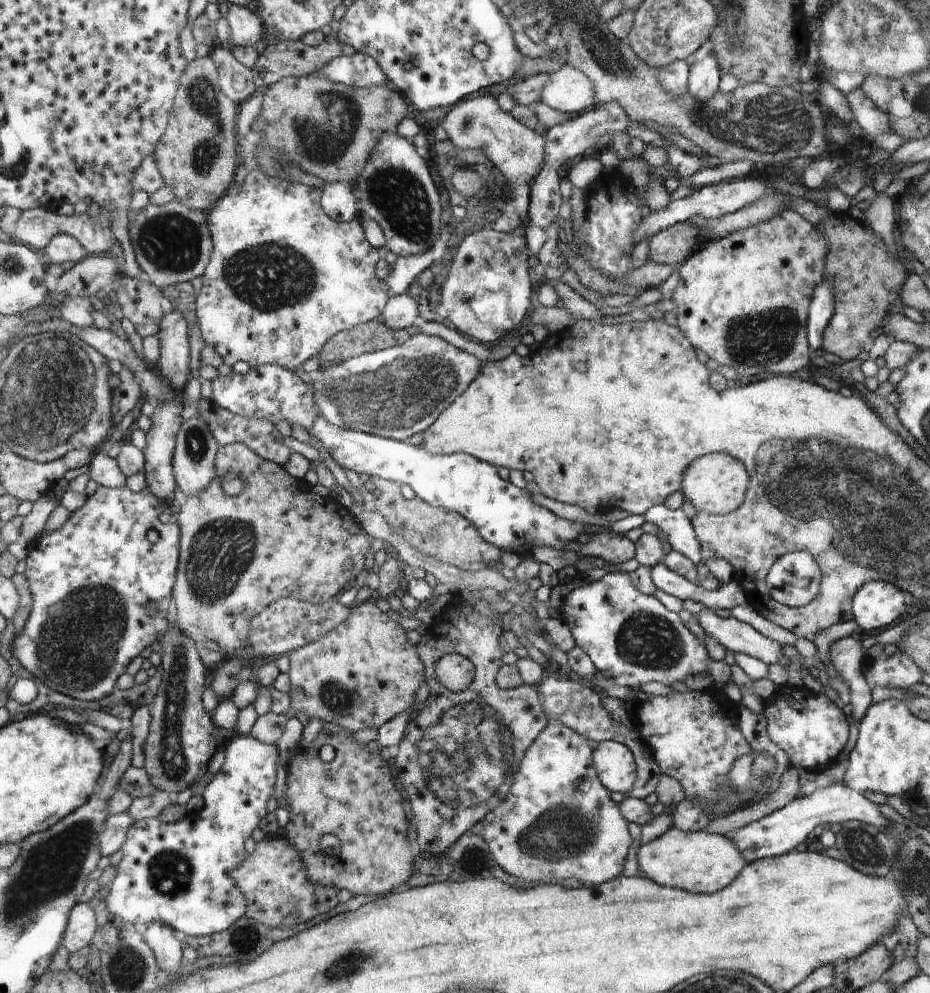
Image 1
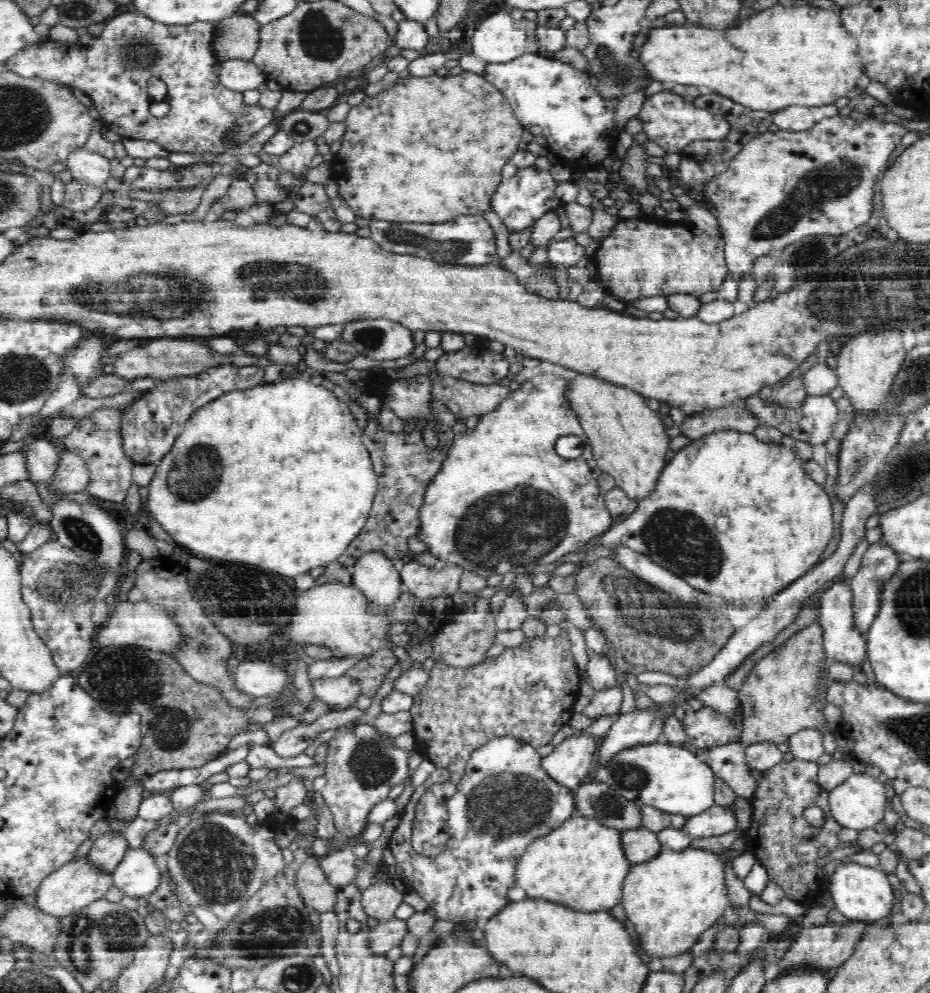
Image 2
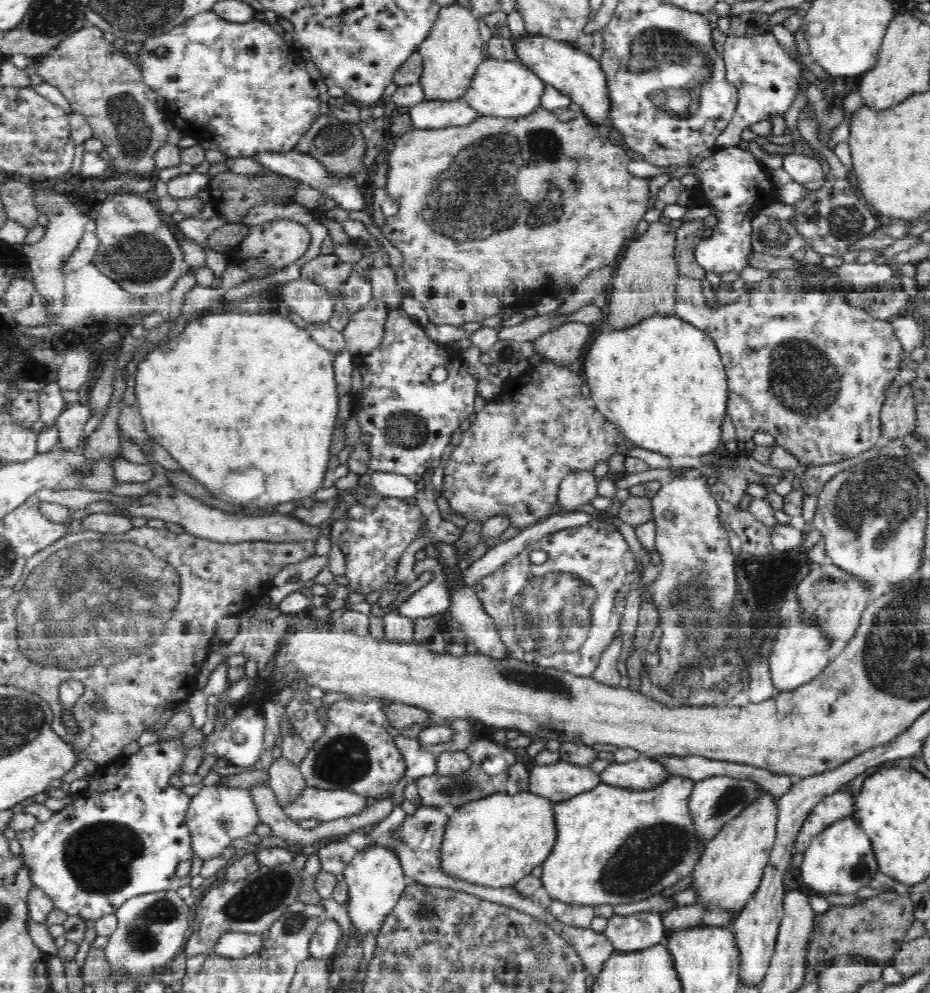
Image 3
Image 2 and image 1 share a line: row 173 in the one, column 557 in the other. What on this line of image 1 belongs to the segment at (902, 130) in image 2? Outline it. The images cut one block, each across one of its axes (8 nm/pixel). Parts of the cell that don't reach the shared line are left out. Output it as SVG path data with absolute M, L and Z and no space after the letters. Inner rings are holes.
M556 720L547 725L548 730L540 734L540 742L524 754L504 800L492 810L492 814L484 817L481 836L488 844L492 860L502 871L528 884L534 884L534 880L536 885L550 884L552 880L568 878L584 882L585 886L611 881L622 872L632 846L628 822L598 778L588 738Z

